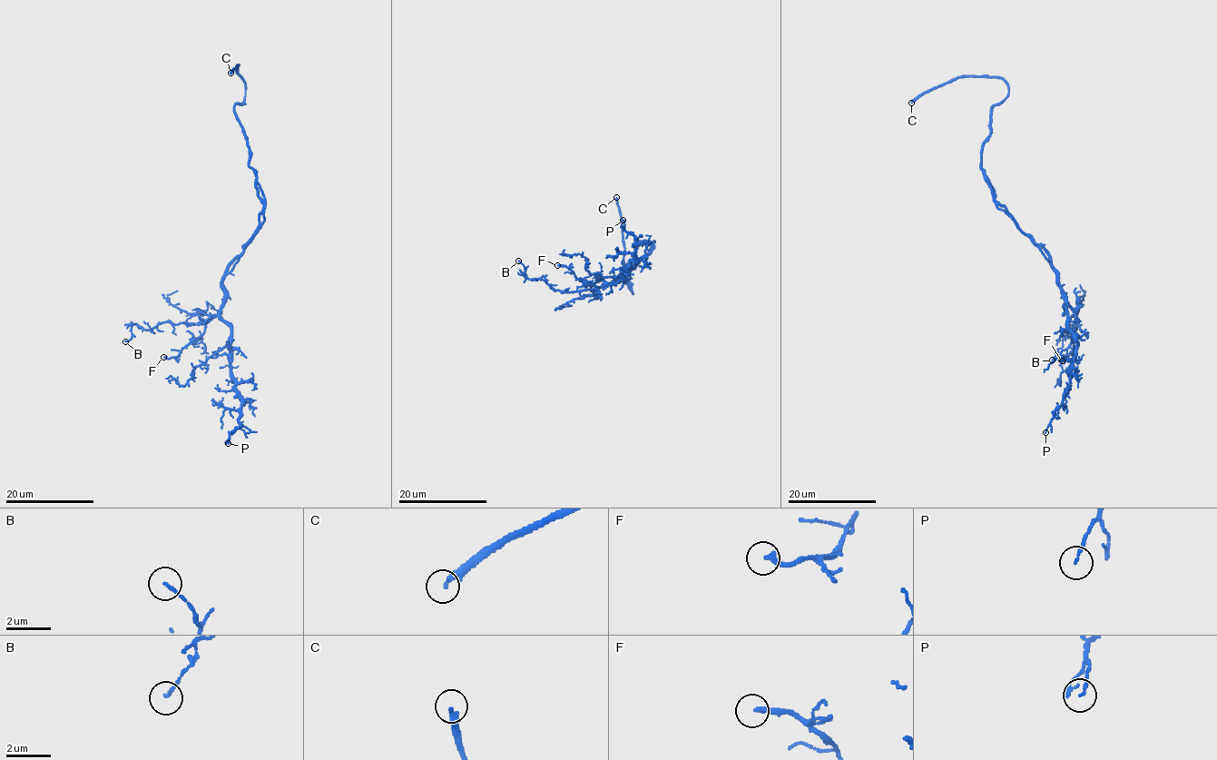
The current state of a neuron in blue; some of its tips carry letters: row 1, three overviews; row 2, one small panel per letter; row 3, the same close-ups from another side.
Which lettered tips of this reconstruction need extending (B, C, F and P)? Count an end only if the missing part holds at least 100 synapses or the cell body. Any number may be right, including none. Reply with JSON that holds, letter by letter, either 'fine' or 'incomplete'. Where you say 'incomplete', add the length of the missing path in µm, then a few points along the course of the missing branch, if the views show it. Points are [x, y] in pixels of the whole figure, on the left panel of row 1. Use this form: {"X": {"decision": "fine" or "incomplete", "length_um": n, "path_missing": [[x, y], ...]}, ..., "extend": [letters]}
{"B": {"decision": "fine"}, "C": {"decision": "incomplete", "length_um": 80, "path_missing": [[230, 73], [227, 76], [231, 72], [232, 63], [209, 30], [216, 31], [230, 14], [240, 14]]}, "F": {"decision": "fine"}, "P": {"decision": "fine"}, "extend": ["C"]}

